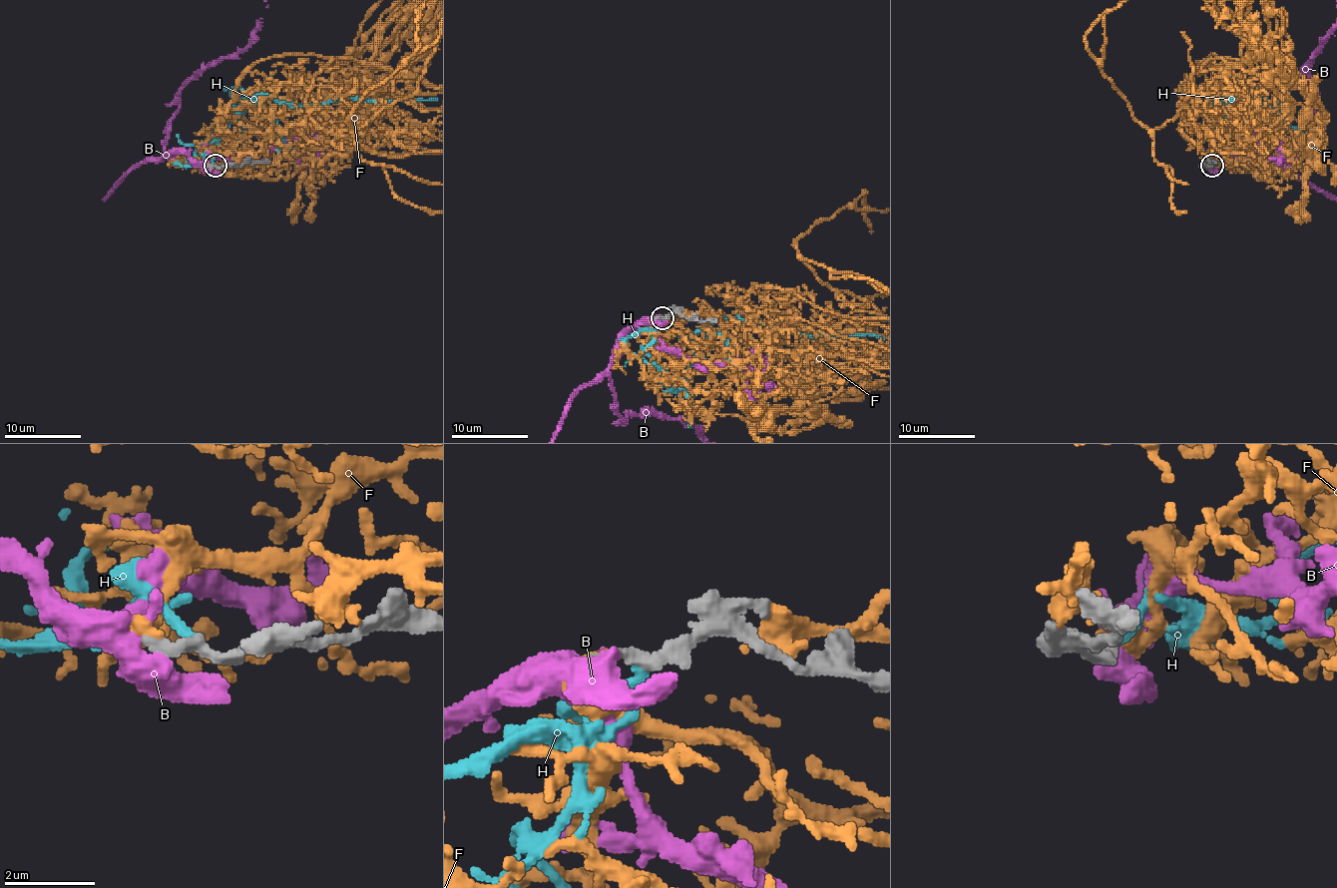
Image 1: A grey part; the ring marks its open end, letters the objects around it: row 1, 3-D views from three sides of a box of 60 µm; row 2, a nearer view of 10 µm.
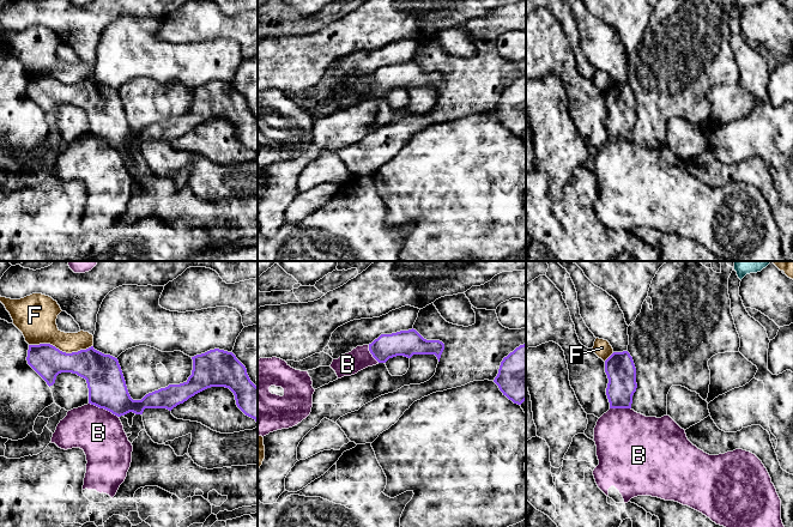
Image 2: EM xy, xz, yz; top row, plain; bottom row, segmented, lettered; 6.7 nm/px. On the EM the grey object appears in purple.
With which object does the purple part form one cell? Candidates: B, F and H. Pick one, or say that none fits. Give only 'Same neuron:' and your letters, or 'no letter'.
Same neuron: H

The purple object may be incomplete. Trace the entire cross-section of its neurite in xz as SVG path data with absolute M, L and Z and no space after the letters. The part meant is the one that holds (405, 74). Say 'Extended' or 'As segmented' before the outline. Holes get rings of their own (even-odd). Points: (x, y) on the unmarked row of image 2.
As segmented. M416 61L400 62L392 66L381 66L371 75L369 83L379 95L389 90L413 86L435 86L440 93L444 75L440 72L426 72Z

